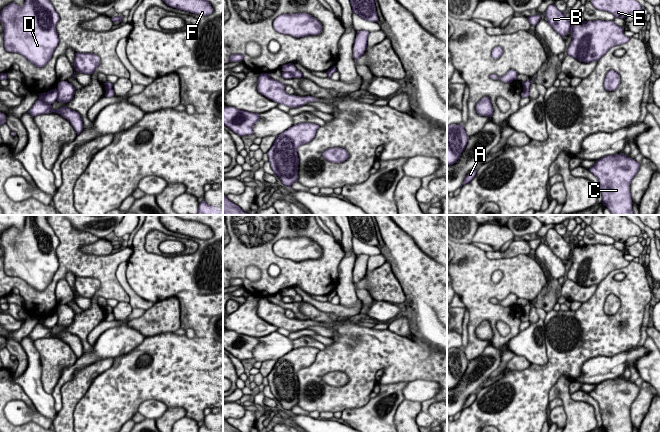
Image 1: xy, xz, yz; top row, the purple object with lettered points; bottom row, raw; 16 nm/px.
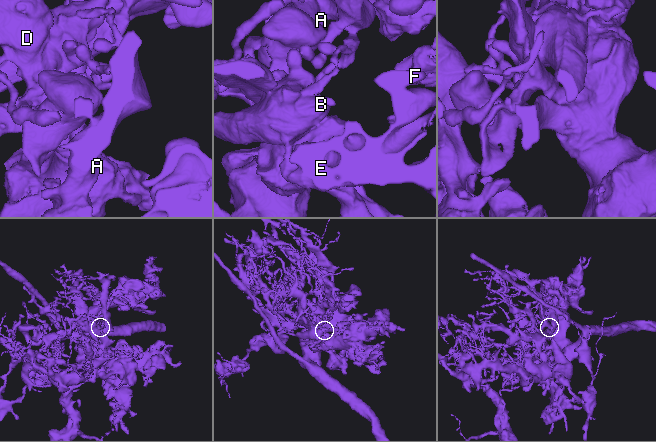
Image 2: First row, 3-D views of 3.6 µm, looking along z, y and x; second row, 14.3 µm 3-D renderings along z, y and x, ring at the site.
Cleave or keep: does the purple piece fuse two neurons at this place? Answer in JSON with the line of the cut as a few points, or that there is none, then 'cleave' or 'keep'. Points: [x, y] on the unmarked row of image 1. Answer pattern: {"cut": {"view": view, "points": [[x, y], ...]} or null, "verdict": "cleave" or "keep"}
{"cut": {"view": "xy", "points": [[45, 317], [43, 324], [50, 328]]}, "verdict": "cleave"}

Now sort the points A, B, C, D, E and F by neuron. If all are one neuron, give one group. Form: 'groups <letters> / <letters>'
groups A C D E F / B

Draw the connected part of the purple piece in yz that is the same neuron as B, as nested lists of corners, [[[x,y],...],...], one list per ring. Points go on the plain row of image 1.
[[[555,228],[550,229],[546,234],[546,242],[552,252],[562,261],[567,259],[571,254],[571,246],[566,242],[564,237],[559,235]]]

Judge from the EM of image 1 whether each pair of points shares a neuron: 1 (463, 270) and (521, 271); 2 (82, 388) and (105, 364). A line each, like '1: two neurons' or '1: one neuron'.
1: one neuron
2: one neuron

